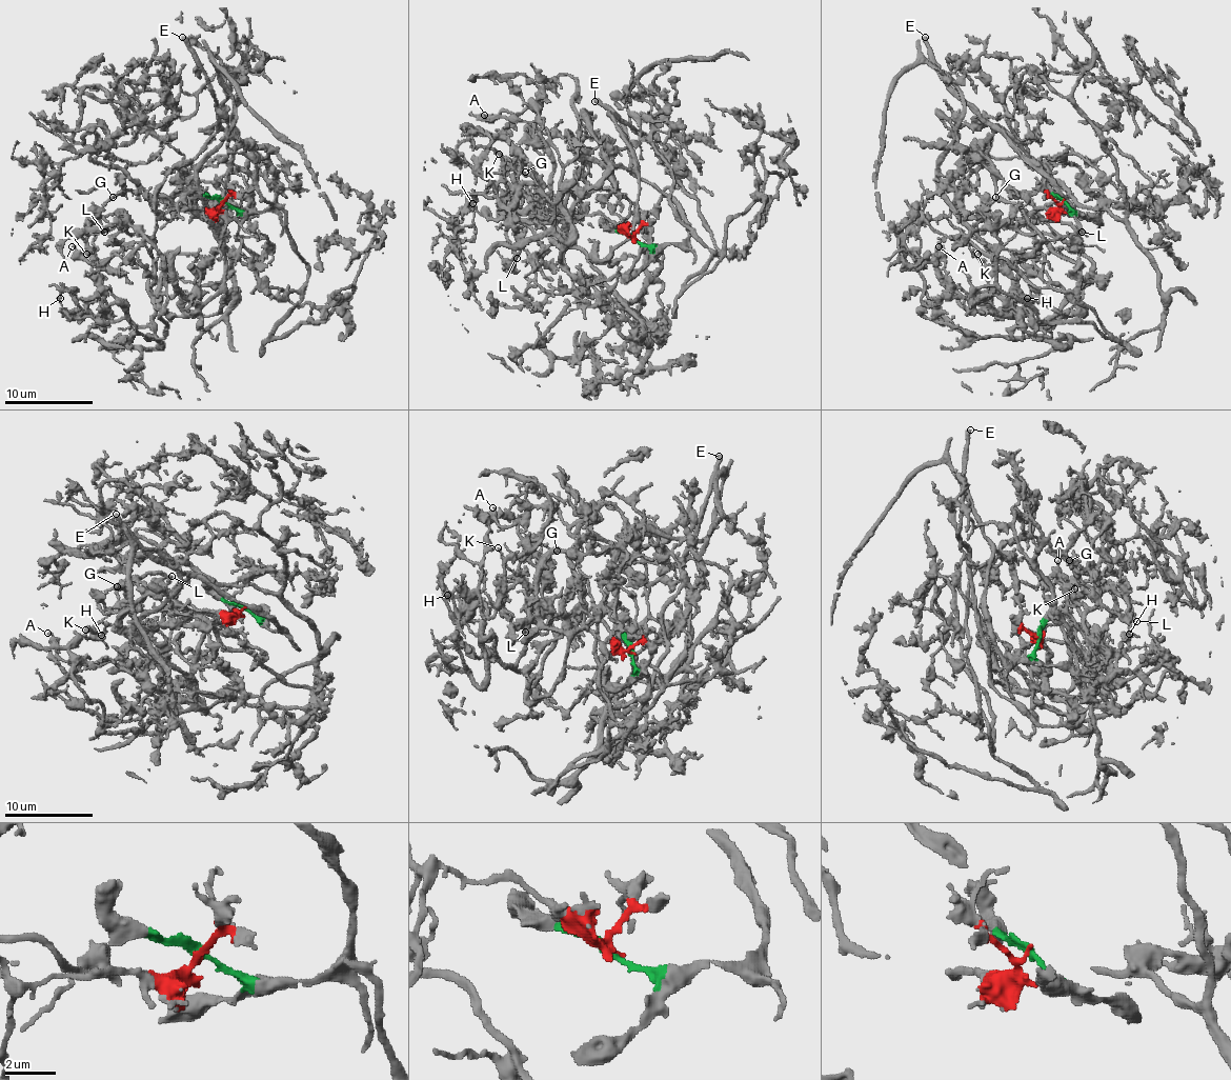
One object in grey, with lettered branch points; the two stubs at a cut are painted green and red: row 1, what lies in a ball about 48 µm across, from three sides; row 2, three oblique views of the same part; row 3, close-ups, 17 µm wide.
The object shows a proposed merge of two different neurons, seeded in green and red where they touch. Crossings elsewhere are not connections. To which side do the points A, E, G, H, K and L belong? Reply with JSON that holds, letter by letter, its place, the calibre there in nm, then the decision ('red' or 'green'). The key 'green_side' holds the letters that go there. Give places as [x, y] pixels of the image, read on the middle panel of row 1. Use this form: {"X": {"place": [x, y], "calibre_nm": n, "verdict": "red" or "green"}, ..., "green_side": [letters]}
{"A": {"place": [484, 115], "calibre_nm": 170, "verdict": "red"}, "E": {"place": [594, 101], "calibre_nm": 380, "verdict": "green"}, "G": {"place": [525, 172], "calibre_nm": 190, "verdict": "red"}, "H": {"place": [472, 203], "calibre_nm": 170, "verdict": "red"}, "K": {"place": [499, 154], "calibre_nm": 140, "verdict": "red"}, "L": {"place": [517, 258], "calibre_nm": 240, "verdict": "red"}, "green_side": ["E"]}

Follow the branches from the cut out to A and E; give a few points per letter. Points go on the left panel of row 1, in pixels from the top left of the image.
A: (223, 201), (162, 215), (148, 281), (148, 336), (162, 338), (166, 265), (153, 247), (100, 265), (72, 245)
E: (223, 201), (241, 211), (265, 211), (274, 201), (276, 177), (219, 124), (210, 82), (181, 36)

